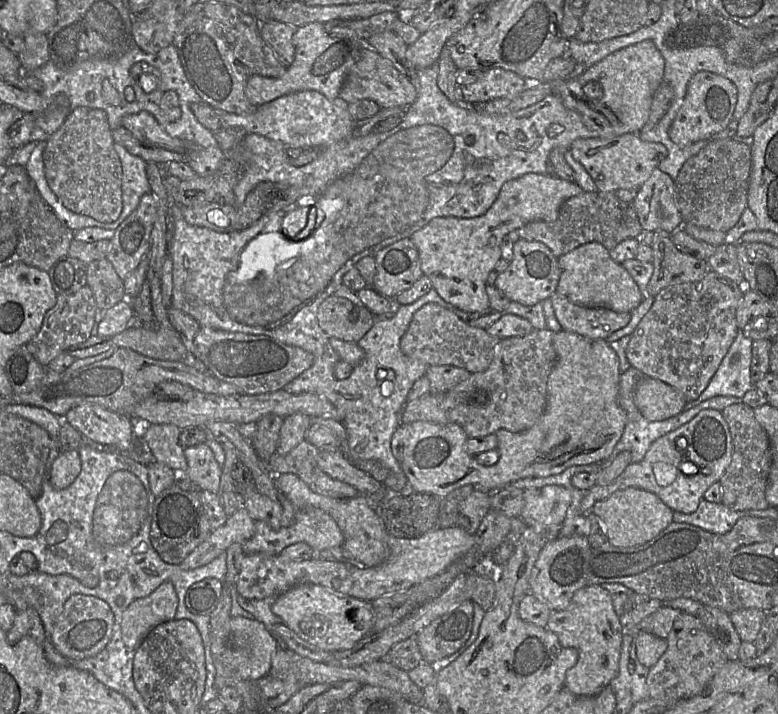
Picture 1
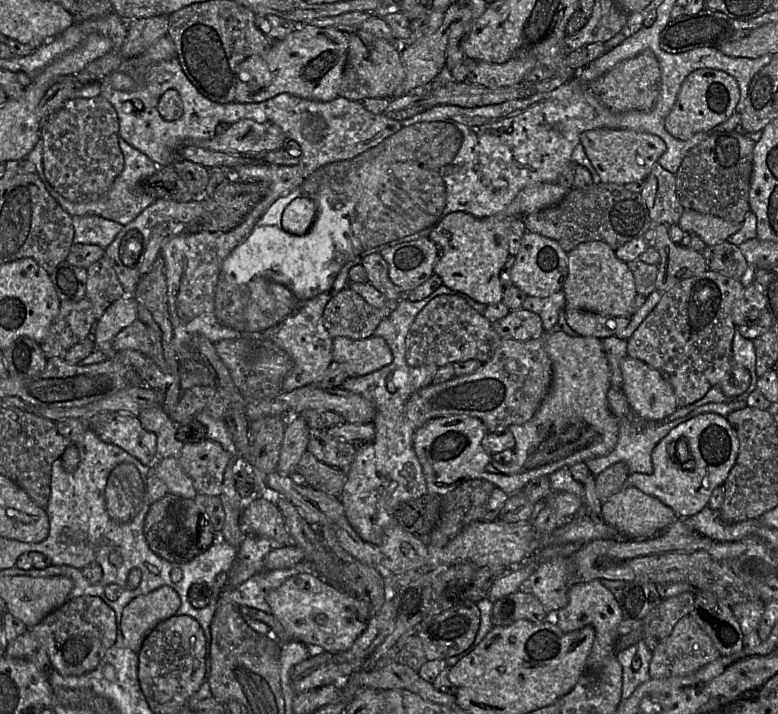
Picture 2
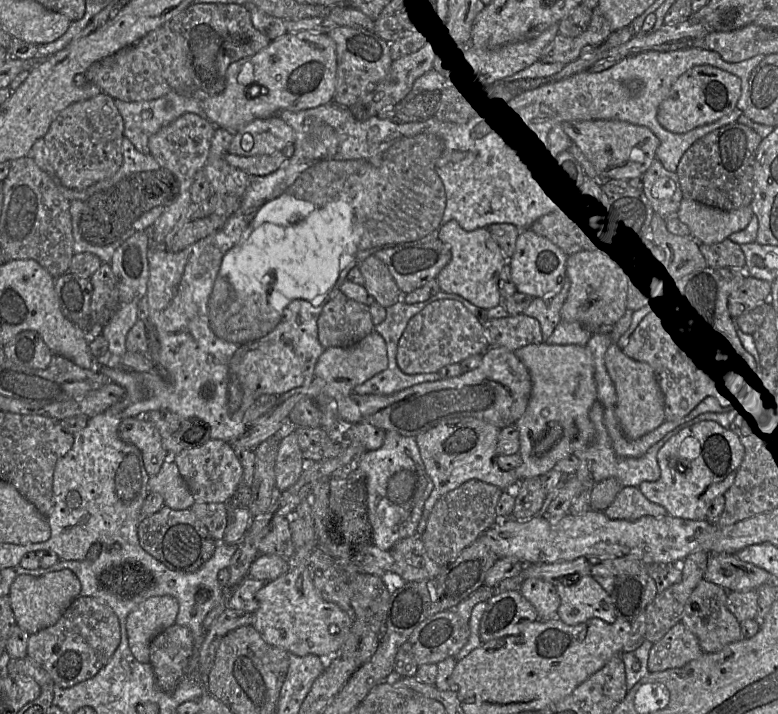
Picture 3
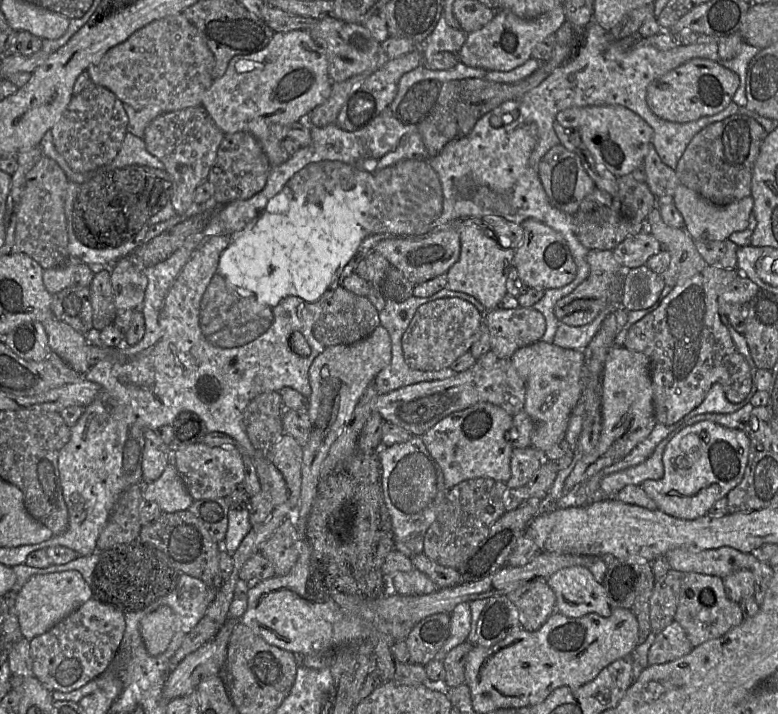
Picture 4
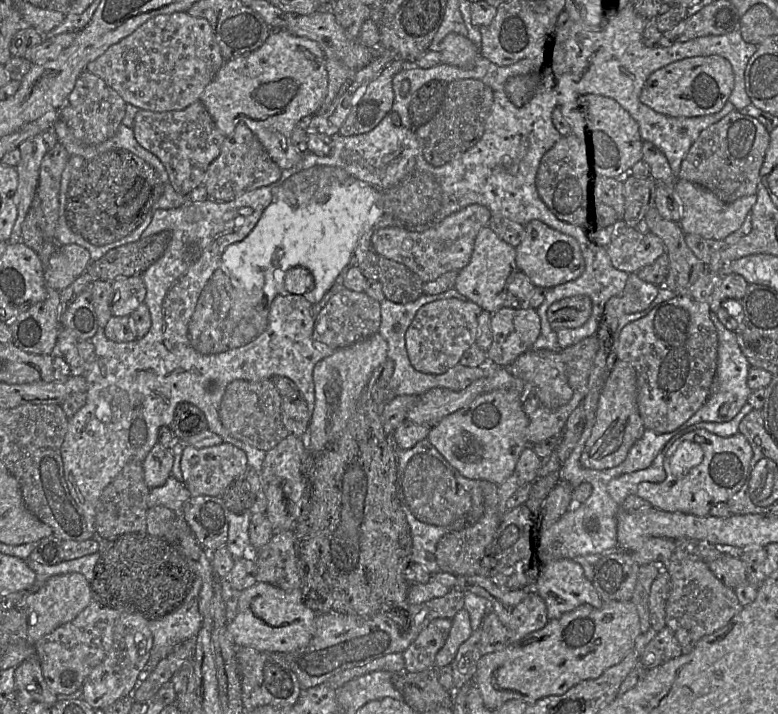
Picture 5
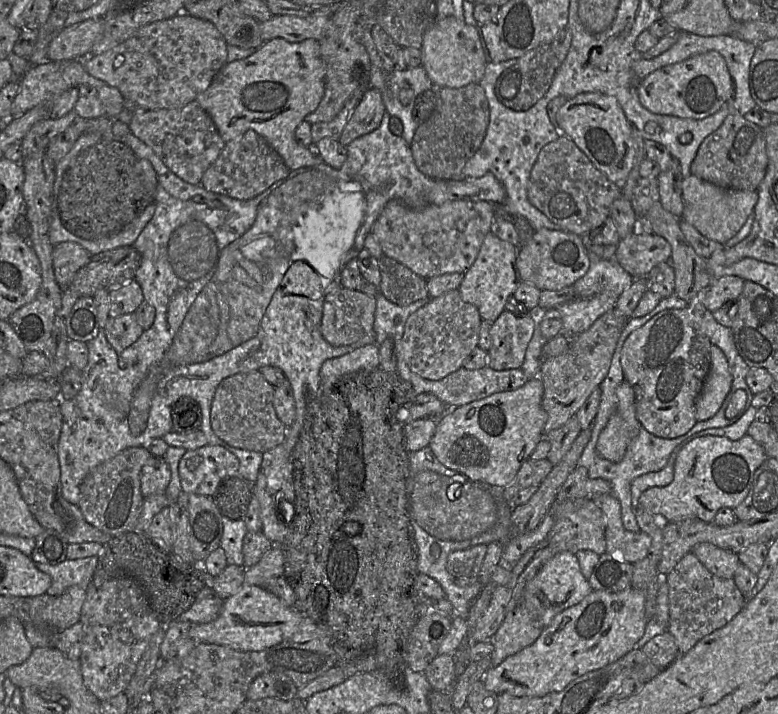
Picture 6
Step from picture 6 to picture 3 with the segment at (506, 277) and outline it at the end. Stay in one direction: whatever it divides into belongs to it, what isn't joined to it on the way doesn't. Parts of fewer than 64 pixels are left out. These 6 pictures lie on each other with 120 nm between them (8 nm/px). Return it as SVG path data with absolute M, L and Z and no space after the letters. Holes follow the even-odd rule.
M450 220L440 229L437 238L451 251L450 261L436 277L441 291L458 294L486 310L501 303L499 275L509 258L505 257L489 229L482 227L466 231L456 220Z

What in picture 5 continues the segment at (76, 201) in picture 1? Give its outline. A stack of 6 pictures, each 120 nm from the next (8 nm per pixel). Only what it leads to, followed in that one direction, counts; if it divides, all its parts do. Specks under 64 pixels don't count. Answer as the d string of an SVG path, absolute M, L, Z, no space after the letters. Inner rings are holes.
M84 70L80 77L85 81L88 92L79 104L65 104L59 109L58 121L64 122L80 142L97 145L110 139L122 123L126 102L104 80Z

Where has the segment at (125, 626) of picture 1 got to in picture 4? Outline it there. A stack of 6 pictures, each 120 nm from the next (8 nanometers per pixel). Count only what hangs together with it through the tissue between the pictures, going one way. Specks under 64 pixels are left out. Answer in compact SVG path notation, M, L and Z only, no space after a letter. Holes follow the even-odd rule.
M166 605L147 614L140 622L140 633L146 650L151 656L166 651L174 634L174 613Z

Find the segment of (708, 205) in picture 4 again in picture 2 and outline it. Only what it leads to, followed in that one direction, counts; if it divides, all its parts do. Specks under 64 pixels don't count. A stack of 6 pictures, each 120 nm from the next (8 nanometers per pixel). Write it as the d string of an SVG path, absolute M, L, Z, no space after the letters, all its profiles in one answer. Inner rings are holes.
M684 209L677 225L685 233L693 233L698 236L706 246L713 246L727 242L726 239L736 233L741 228L742 223Z

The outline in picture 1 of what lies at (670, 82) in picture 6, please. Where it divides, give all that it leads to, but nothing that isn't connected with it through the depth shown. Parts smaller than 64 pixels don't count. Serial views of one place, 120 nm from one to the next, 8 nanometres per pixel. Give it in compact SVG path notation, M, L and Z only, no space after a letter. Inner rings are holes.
M711 72L696 73L689 80L683 103L668 129L669 139L678 147L685 147L722 131L733 119L736 102L737 90L730 80Z

